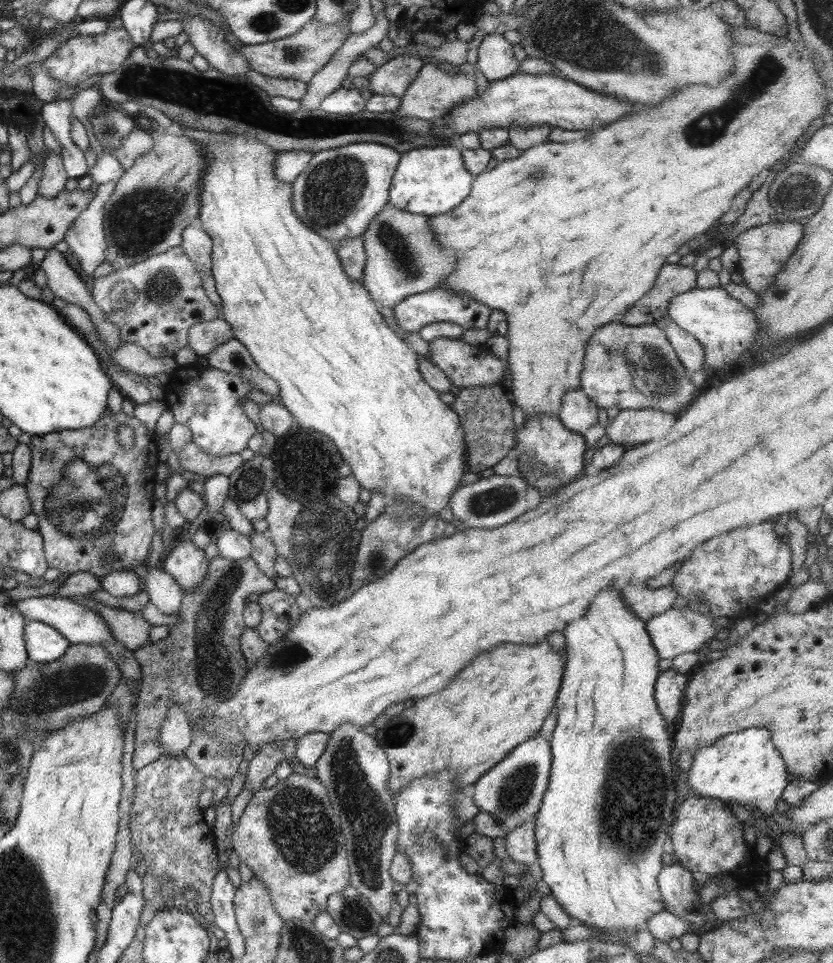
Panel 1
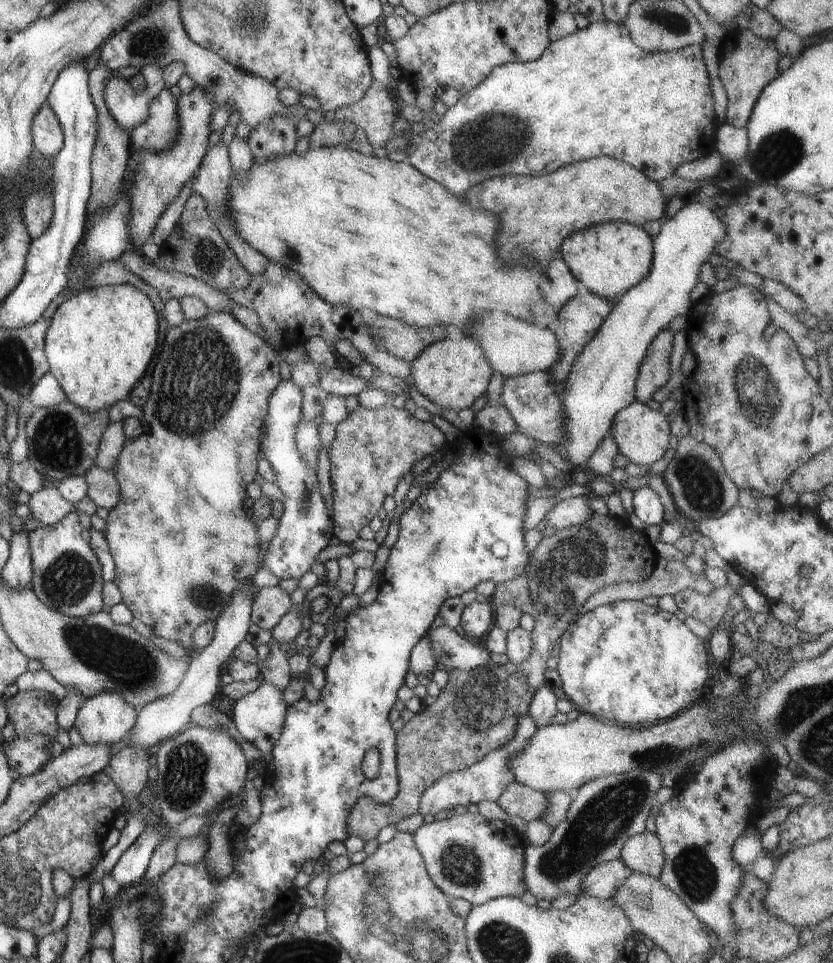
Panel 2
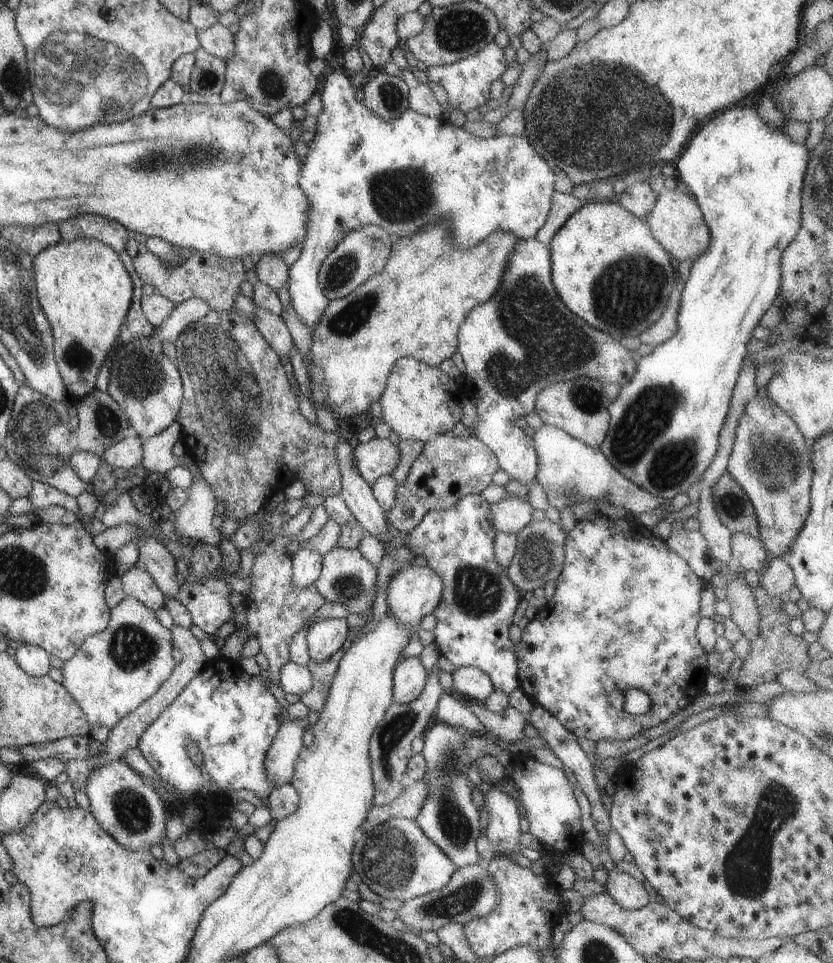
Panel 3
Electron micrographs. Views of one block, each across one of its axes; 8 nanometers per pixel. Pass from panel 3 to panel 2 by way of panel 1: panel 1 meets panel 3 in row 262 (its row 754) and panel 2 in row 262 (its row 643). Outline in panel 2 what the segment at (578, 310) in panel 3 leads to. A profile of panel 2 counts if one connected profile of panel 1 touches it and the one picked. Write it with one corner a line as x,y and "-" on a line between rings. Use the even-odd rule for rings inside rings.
627,221
592,223
591,226
567,236
559,246
559,254
575,280
582,282
589,292
615,302
632,286
641,282
651,270
652,238
639,225
633,225

